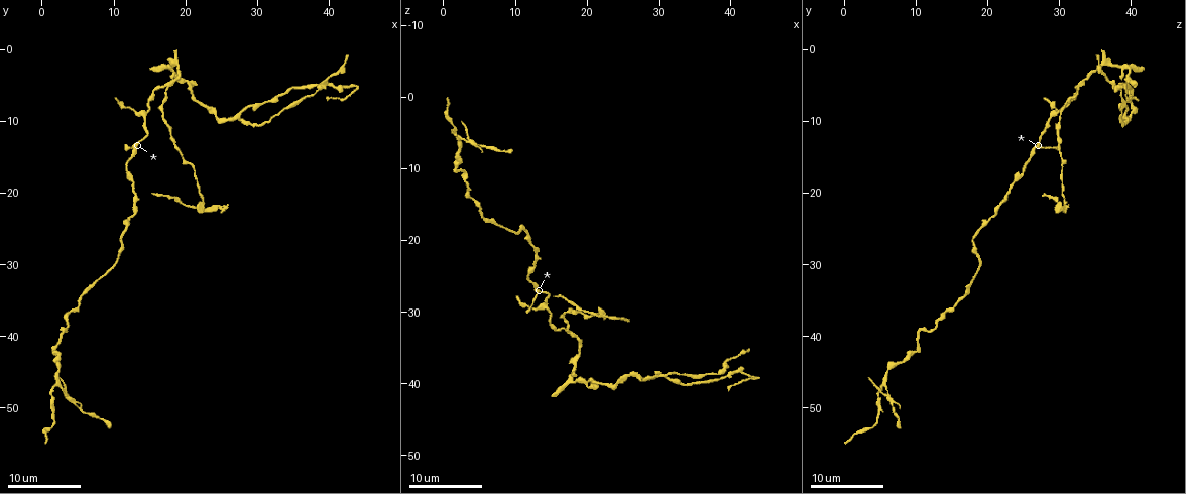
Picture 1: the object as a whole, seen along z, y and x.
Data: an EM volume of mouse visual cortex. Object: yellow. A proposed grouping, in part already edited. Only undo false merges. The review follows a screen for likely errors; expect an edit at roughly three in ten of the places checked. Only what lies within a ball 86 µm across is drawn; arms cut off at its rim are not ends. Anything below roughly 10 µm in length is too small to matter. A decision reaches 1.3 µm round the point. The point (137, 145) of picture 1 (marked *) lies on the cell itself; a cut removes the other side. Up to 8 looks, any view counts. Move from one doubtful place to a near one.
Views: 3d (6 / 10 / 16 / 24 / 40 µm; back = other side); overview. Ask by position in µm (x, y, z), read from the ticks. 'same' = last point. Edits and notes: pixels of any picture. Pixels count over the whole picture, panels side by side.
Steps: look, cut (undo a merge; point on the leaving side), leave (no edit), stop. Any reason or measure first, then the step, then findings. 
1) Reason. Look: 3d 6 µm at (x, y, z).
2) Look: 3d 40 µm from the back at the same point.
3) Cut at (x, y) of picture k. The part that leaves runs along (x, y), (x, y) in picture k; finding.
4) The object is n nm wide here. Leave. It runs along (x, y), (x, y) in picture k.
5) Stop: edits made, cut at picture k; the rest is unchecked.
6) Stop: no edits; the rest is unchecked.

Looks like a crossing. Look: 3d 10 µm at (39.5, 5.5, 38.5).

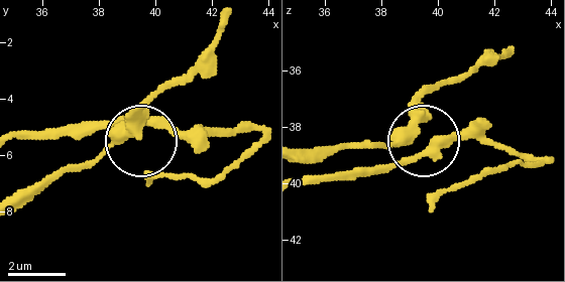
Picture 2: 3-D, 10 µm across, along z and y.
The object is 390 nm wide here. Leave. It runs along (299, 148), (400, 144), (419, 132), (421, 105), (433, 86) in picture 2; continuous, no second cell.

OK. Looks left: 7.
Look: 3d 16 µm at (17.5, 5.5, 32.5).

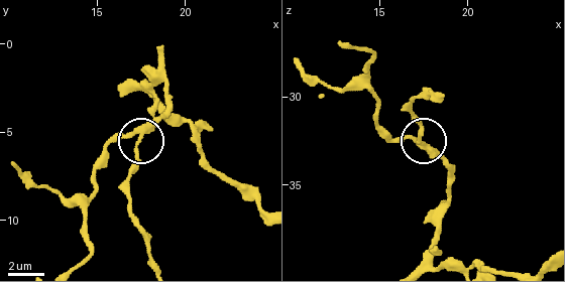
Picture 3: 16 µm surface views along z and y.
The object is 220 nm wide here. Leave. It runs along (81, 263), (97, 167), (130, 136), (130, 184) in picture 3; all the same cell.

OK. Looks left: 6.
Calibre changes. Look: 3d 10 µm at (22.5, 20.5, 30.5).

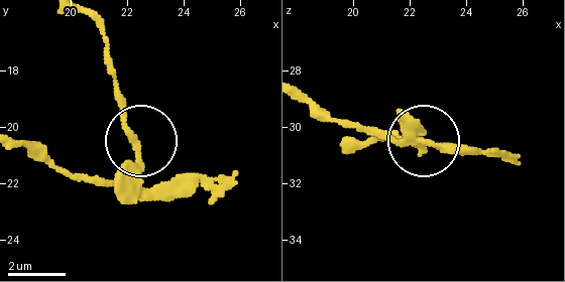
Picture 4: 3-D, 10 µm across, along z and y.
Cut at (180, 181) of picture 4. The part that leaves runs along (132, 175), (91, 179), (18, 146) in picture 4; a second cell is stuck on.

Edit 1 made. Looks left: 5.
See it whole again. Look: overview.

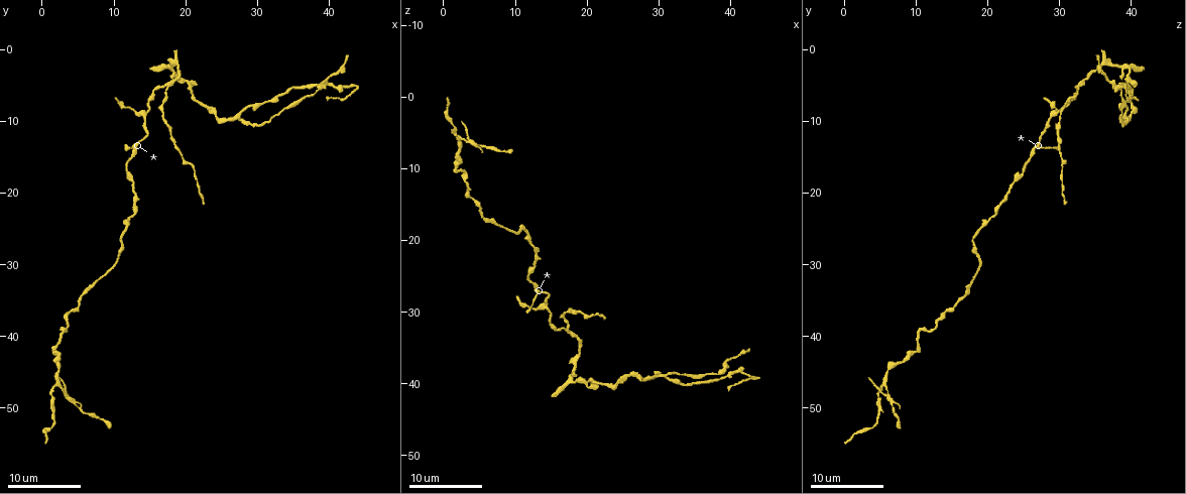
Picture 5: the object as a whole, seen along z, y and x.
Sudden change in width. Look: 3d 6 µm at (10.5, 29.0, 18.5).

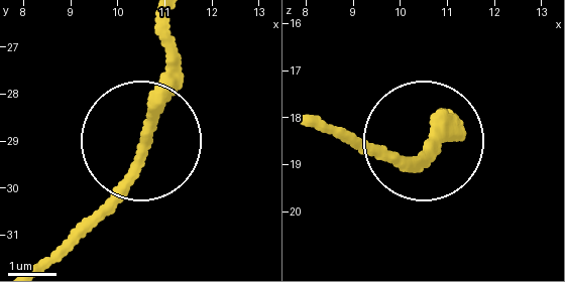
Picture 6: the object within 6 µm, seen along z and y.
Look: 3d 6 µm from the back at (10.60, 29.05, 18.75).

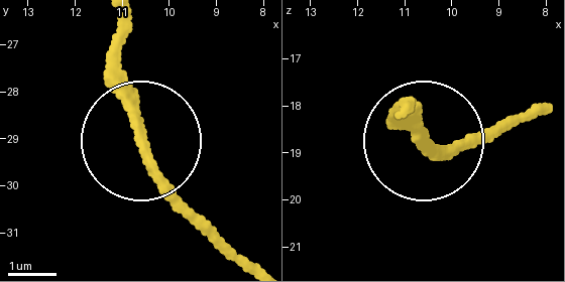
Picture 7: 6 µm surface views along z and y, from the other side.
Leave. It runs along (117, 20), (121, 93), (149, 165), (226, 245) in picture 7; continuous, no second cell.

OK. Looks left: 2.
Stop: edits made, cut at picture 4; the rest is unchecked.

